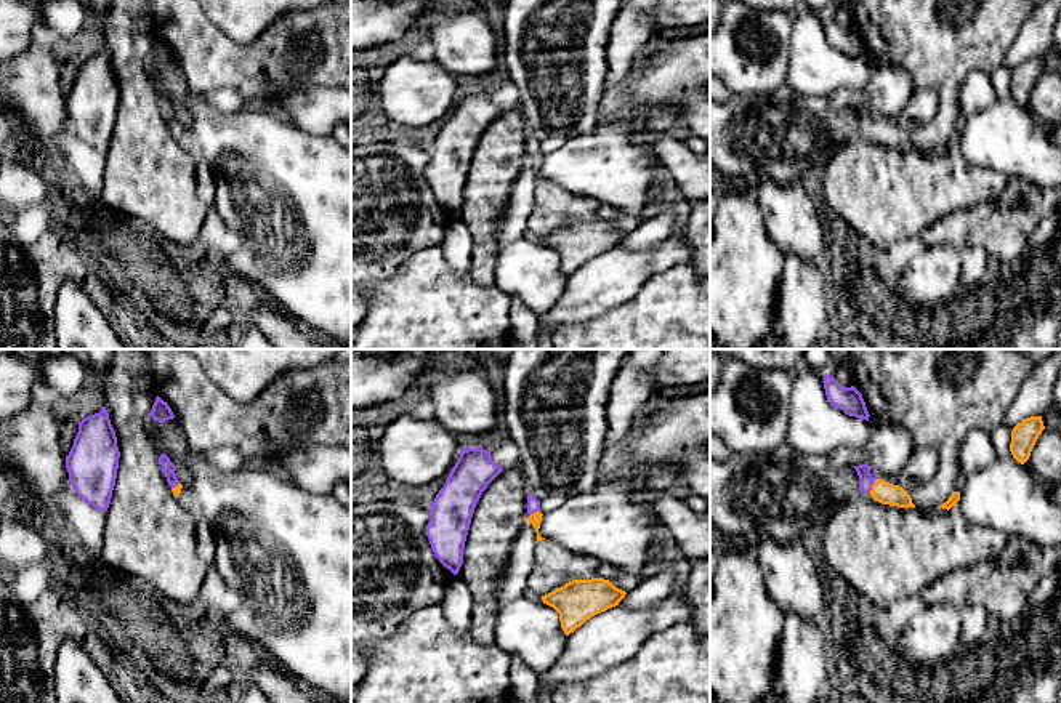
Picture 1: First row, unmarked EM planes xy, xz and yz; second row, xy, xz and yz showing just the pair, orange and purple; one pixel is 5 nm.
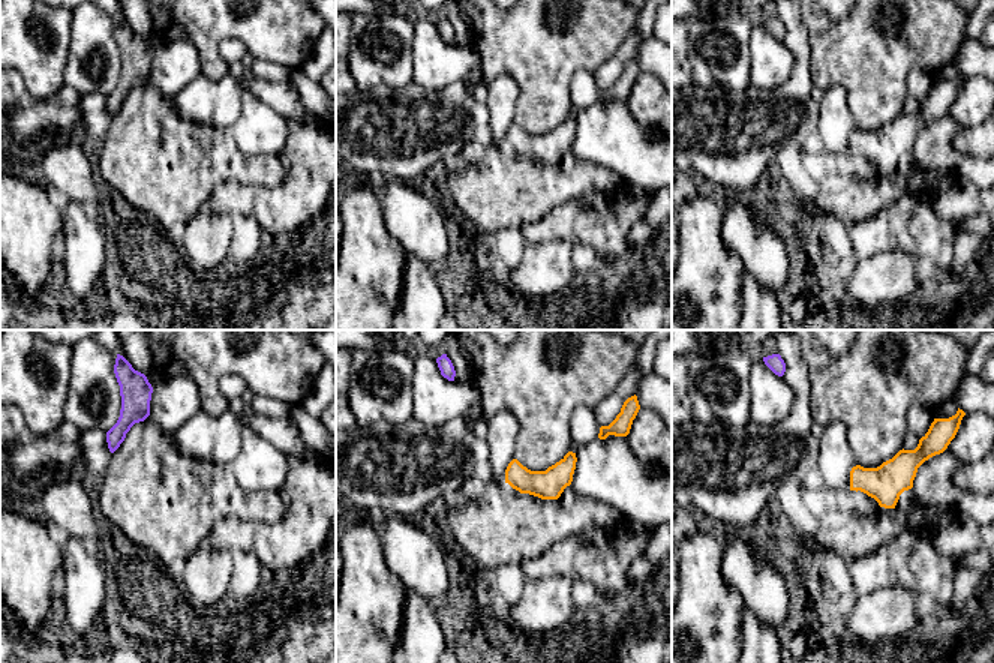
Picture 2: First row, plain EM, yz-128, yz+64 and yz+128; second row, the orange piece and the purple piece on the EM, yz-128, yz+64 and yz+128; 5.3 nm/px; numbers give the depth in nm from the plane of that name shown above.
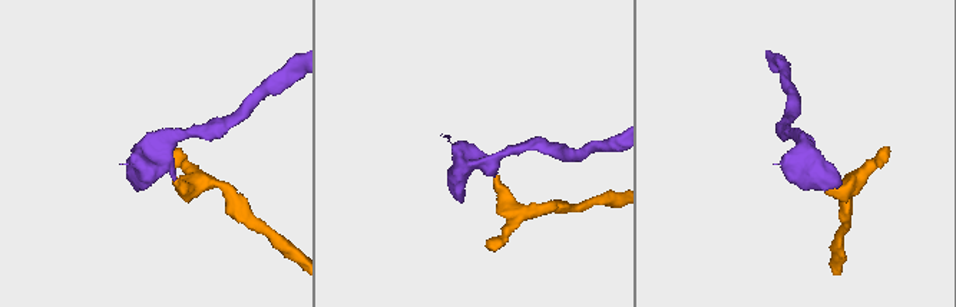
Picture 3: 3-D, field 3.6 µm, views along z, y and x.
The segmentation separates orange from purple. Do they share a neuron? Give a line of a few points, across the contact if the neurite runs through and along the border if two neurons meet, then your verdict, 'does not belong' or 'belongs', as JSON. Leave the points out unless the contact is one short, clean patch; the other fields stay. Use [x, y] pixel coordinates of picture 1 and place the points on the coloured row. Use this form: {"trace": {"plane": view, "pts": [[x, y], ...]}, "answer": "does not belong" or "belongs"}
{"trace": {"plane": "yz", "pts": [[883, 492], [872, 486], [866, 481]]}, "answer": "belongs"}

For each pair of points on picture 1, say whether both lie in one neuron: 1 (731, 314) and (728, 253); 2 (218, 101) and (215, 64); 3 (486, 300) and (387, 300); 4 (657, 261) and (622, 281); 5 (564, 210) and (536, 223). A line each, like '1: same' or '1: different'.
1: same
2: different
3: same
4: same
5: same

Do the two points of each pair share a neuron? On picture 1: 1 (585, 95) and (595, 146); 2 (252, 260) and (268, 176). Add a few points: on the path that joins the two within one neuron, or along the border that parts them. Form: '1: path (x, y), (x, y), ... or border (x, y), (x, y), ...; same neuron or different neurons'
1: border (600, 122), (592, 130), (571, 136), (558, 148); different neurons
2: path (268, 239), (268, 197); same neuron

